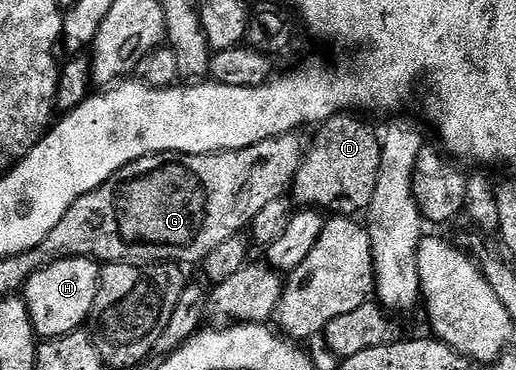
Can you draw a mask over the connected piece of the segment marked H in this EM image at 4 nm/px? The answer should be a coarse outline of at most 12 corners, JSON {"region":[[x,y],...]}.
{"region":[[58,259],[24,298],[39,340],[89,320],[99,264]]}

